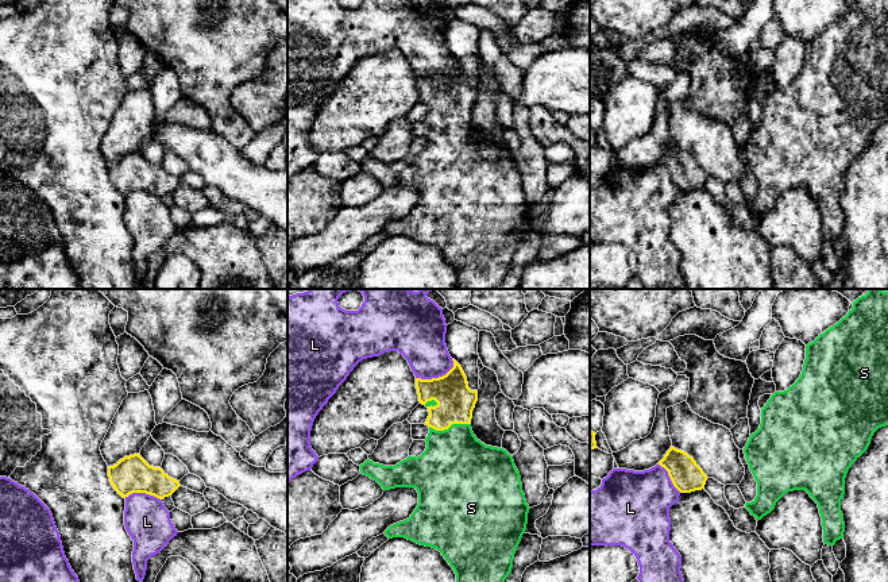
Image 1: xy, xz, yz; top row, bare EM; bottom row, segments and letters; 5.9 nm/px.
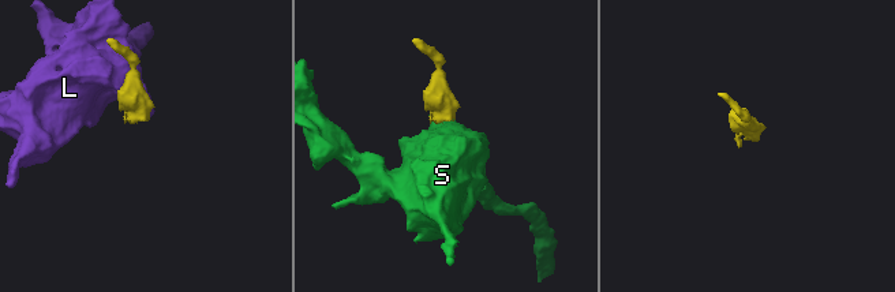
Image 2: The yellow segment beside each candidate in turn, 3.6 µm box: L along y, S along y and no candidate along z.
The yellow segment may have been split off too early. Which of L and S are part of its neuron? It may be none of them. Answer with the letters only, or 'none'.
S

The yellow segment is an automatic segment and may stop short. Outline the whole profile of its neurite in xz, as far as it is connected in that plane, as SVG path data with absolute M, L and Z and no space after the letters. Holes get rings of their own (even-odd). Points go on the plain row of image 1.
M453 58L453 65L443 74L432 77L416 76L420 101L428 105L425 123L429 131L426 146L420 154L408 154L395 163L383 163L367 157L360 162L360 170L377 178L383 188L414 185L418 203L409 216L390 223L383 231L389 235L405 235L420 243L441 250L456 271L455 289L498 289L511 270L514 251L525 231L529 203L522 189L520 170L513 154L503 146L486 143L472 130L472 108L478 99L478 88L468 85L462 63Z

